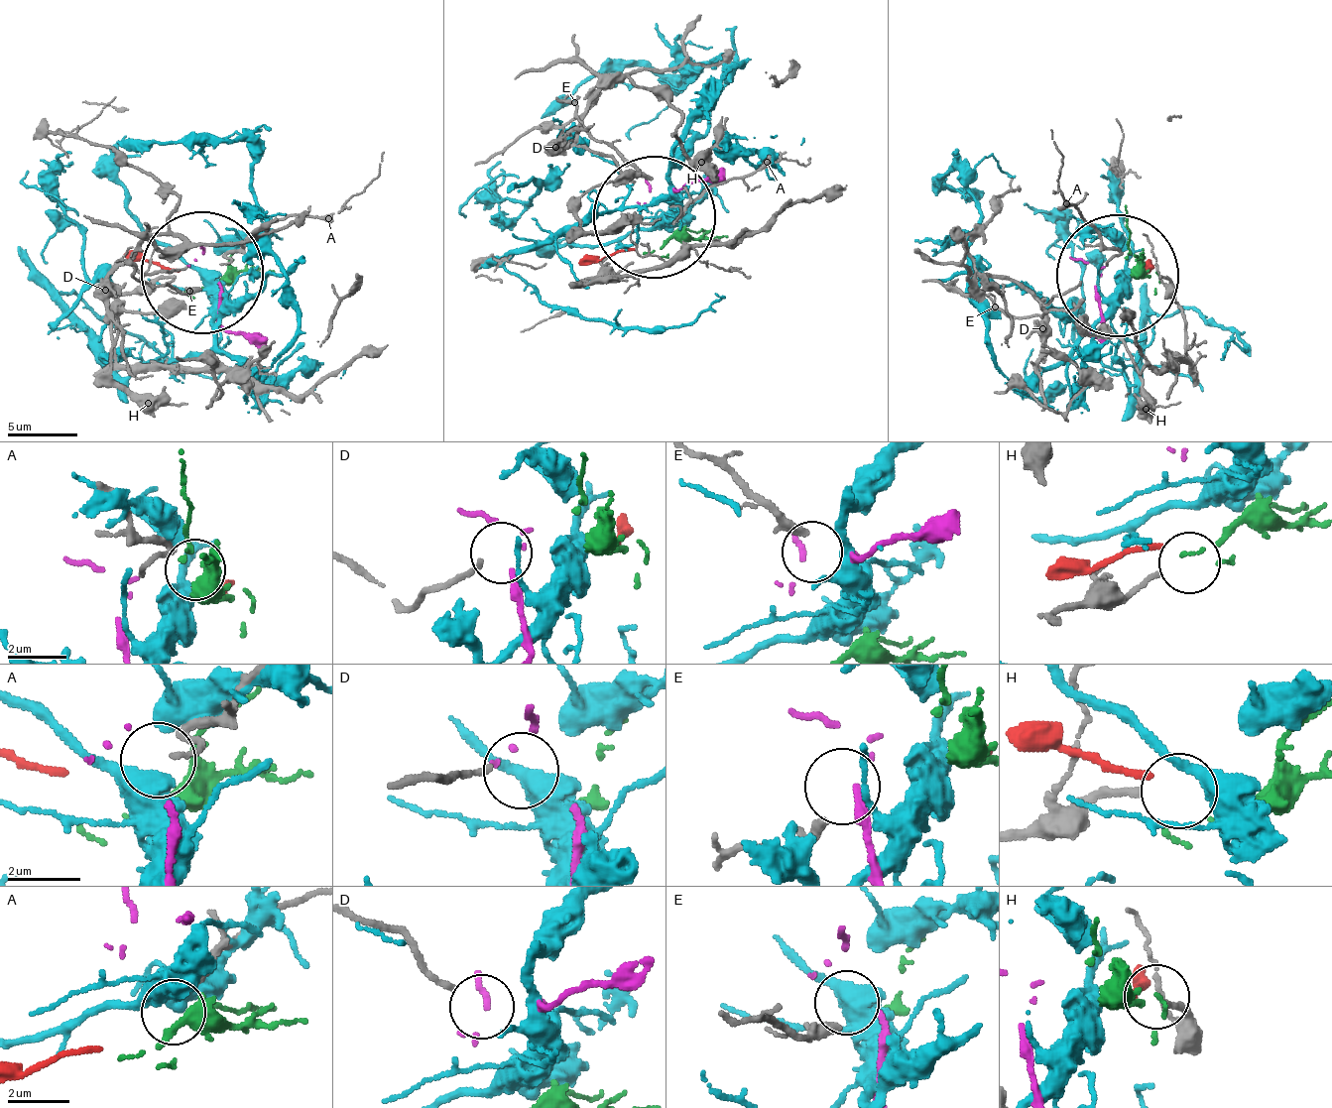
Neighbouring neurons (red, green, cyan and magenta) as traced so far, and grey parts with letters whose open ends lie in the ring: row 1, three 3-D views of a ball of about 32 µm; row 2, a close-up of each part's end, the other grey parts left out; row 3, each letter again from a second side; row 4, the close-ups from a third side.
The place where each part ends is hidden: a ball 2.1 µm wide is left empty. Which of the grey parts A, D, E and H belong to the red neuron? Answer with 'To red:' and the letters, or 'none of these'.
To red: none of these

